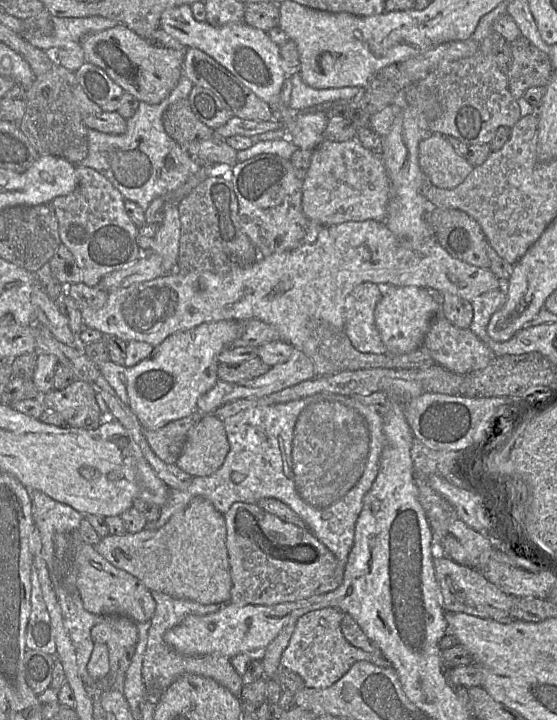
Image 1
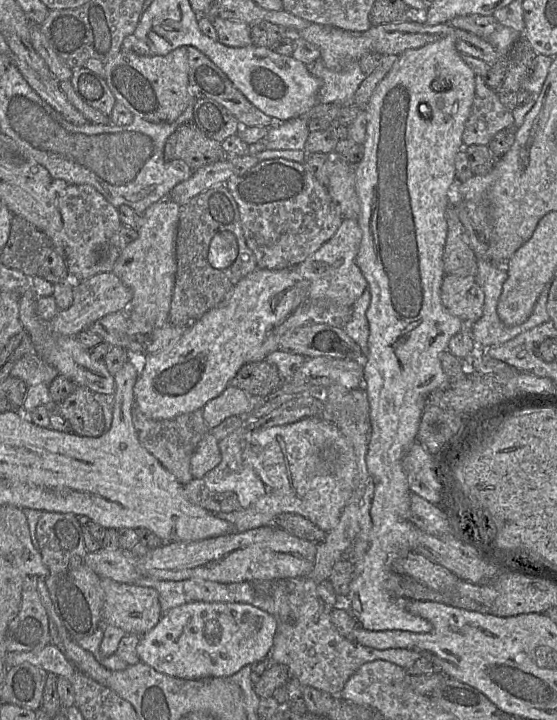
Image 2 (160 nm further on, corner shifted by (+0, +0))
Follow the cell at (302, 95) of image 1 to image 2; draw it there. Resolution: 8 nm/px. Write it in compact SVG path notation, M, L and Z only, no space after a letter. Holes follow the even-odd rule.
M321 58L306 64L306 67L309 73L321 82L319 103L354 105L354 94L366 77L360 69L359 61L351 62L339 72L328 69Z

